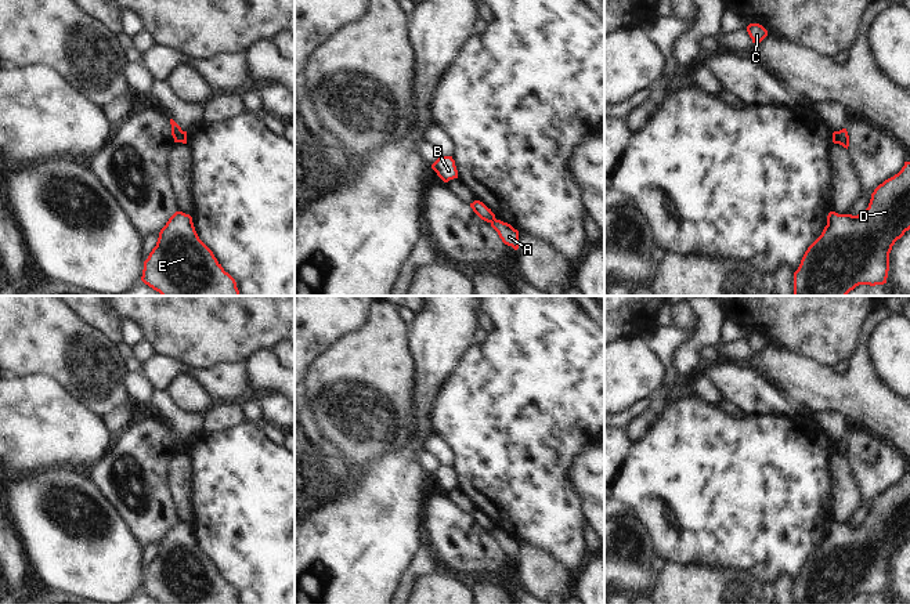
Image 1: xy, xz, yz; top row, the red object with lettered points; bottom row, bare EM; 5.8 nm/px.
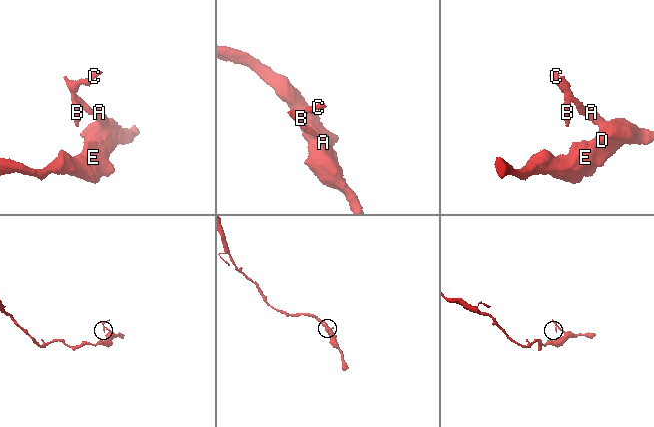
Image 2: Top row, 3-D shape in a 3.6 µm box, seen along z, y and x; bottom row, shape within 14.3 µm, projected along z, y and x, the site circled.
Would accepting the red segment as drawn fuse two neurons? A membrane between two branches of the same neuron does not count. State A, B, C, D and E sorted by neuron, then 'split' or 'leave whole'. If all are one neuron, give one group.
A D E / B C | split

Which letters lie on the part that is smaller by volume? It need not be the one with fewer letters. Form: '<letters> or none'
B, C

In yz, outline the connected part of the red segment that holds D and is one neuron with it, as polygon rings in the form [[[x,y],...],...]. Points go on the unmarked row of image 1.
[[[910,471],[902,480],[880,493],[871,503],[869,517],[857,524],[830,521],[821,545],[808,557],[794,582],[794,604],[848,604],[859,594],[884,594],[889,581],[889,563],[898,549],[910,539]]]

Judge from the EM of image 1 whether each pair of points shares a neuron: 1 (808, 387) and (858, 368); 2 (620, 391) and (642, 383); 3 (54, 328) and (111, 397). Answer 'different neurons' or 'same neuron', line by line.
1: same neuron
2: same neuron
3: same neuron

